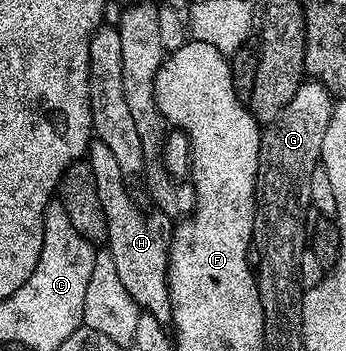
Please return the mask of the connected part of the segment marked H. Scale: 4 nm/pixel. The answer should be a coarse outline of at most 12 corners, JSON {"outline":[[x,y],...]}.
{"outline":[[110,146],[86,153],[122,286],[167,325],[174,220],[143,212]]}

